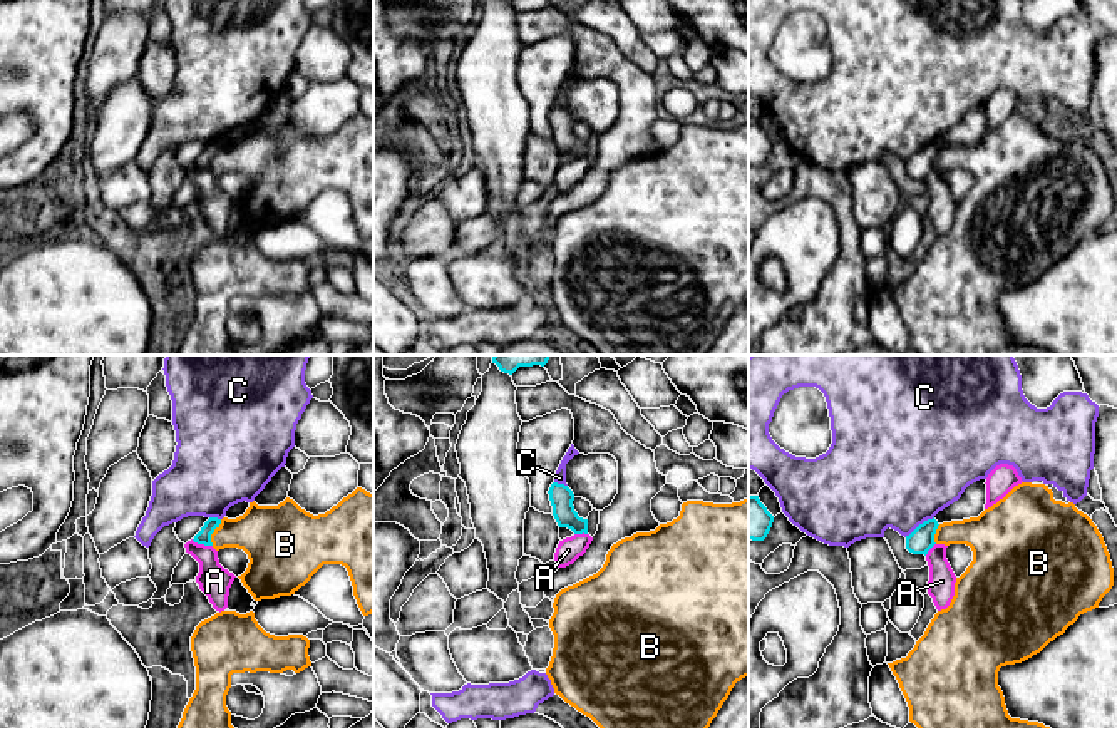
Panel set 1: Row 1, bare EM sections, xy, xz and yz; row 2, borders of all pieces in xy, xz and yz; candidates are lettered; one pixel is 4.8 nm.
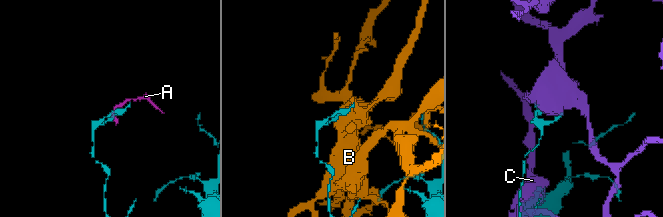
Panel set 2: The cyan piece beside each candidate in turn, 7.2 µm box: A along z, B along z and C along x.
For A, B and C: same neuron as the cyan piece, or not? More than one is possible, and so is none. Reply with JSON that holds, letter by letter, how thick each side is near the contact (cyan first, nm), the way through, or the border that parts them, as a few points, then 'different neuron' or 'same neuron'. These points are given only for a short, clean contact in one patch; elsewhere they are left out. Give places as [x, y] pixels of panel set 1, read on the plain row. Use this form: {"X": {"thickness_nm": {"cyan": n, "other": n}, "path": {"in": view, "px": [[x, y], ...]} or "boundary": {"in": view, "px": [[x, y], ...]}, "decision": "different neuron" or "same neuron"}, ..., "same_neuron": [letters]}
{"A": {"thickness_nm": {"cyan": 70, "other": 160}, "boundary": {"in": "xy", "px": [[191, 164], [211, 171]]}, "decision": "different neuron"}, "B": {"thickness_nm": {"cyan": 70, "other": 280}, "decision": "different neuron"}, "C": {"thickness_nm": {"cyan": 120, "other": 480}, "decision": "different neuron"}, "same_neuron": []}

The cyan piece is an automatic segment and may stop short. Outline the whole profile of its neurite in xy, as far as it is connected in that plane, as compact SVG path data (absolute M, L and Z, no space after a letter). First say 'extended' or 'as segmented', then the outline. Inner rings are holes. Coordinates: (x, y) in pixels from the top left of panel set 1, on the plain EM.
as segmented; M209 142L193 166L198 169L213 171L211 159L214 157L216 152L219 152L219 149L221 144Z

